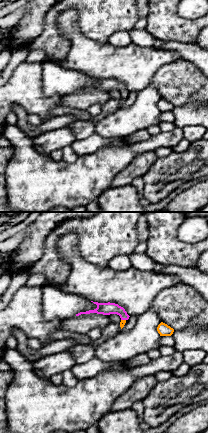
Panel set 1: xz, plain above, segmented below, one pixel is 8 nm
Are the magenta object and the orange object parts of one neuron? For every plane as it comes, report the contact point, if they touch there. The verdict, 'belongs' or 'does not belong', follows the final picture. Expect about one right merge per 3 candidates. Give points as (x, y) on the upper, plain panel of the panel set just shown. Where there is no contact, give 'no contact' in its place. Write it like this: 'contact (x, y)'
contact (123, 95)

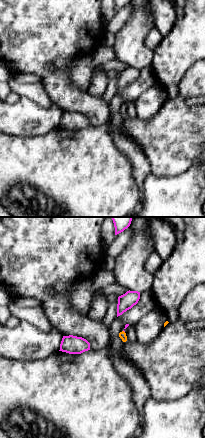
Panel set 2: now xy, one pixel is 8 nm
no contact

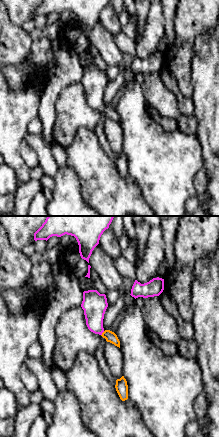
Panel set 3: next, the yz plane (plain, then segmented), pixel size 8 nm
contact (102, 108)

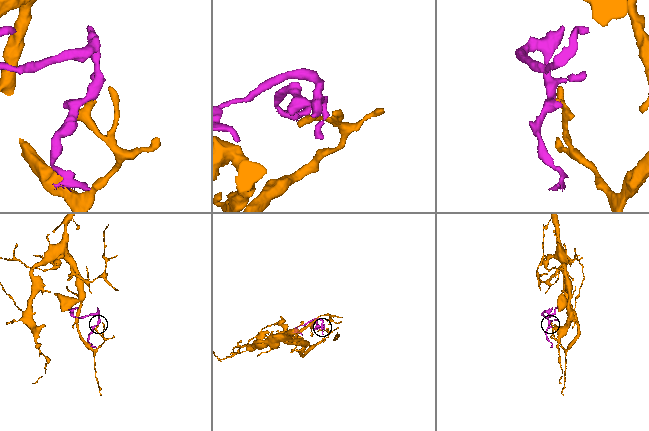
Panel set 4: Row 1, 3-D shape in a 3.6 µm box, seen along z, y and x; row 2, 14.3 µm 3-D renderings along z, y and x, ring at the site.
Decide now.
belongs

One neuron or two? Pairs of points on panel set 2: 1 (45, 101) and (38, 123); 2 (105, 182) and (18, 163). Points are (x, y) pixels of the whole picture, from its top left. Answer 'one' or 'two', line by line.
1: two
2: one

